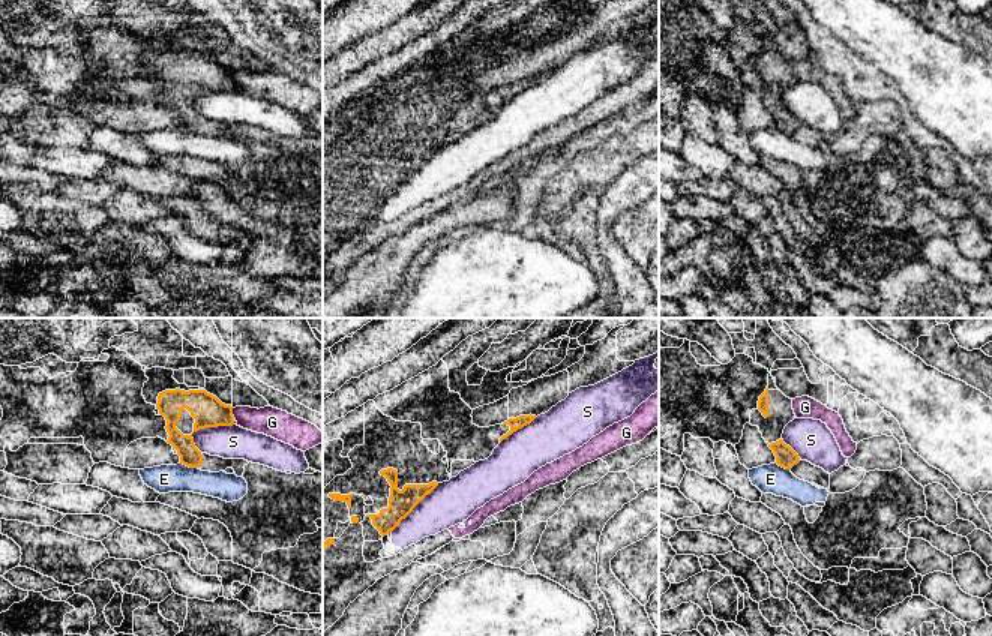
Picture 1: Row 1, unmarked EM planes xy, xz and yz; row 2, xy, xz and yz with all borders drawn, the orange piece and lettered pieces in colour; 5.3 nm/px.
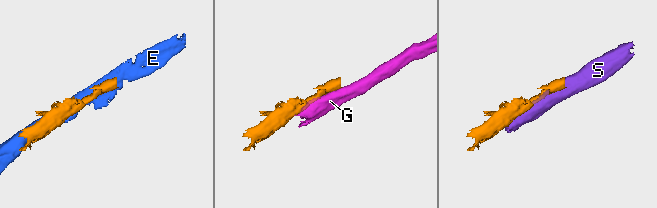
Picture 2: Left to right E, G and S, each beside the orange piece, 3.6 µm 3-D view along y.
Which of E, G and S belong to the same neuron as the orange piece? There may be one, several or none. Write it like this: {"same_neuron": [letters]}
{"same_neuron": []}

